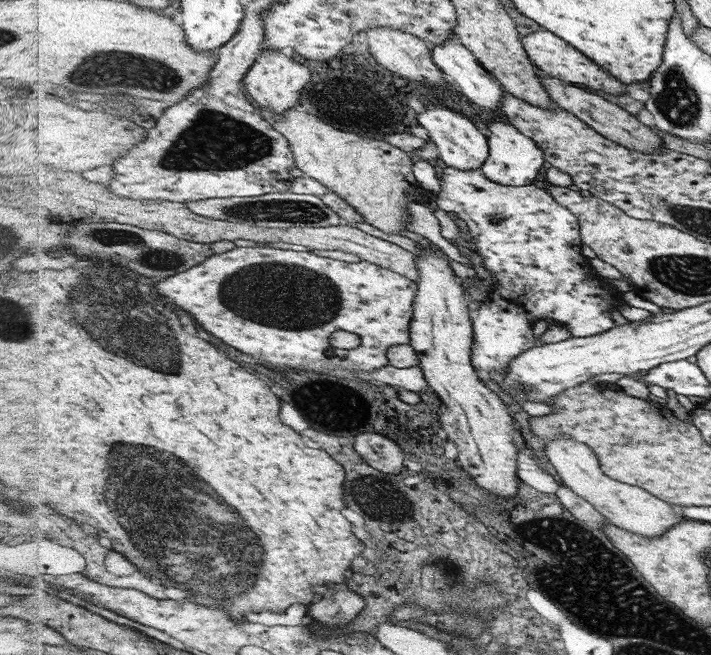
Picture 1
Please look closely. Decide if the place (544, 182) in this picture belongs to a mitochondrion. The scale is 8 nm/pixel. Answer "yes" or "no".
no

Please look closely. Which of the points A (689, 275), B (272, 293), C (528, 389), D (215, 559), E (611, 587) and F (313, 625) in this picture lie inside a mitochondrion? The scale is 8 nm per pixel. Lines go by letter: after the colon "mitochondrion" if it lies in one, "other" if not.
A: mitochondrion
B: mitochondrion
C: mitochondrion
D: mitochondrion
E: mitochondrion
F: other

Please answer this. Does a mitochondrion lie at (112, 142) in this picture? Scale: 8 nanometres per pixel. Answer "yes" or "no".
no

